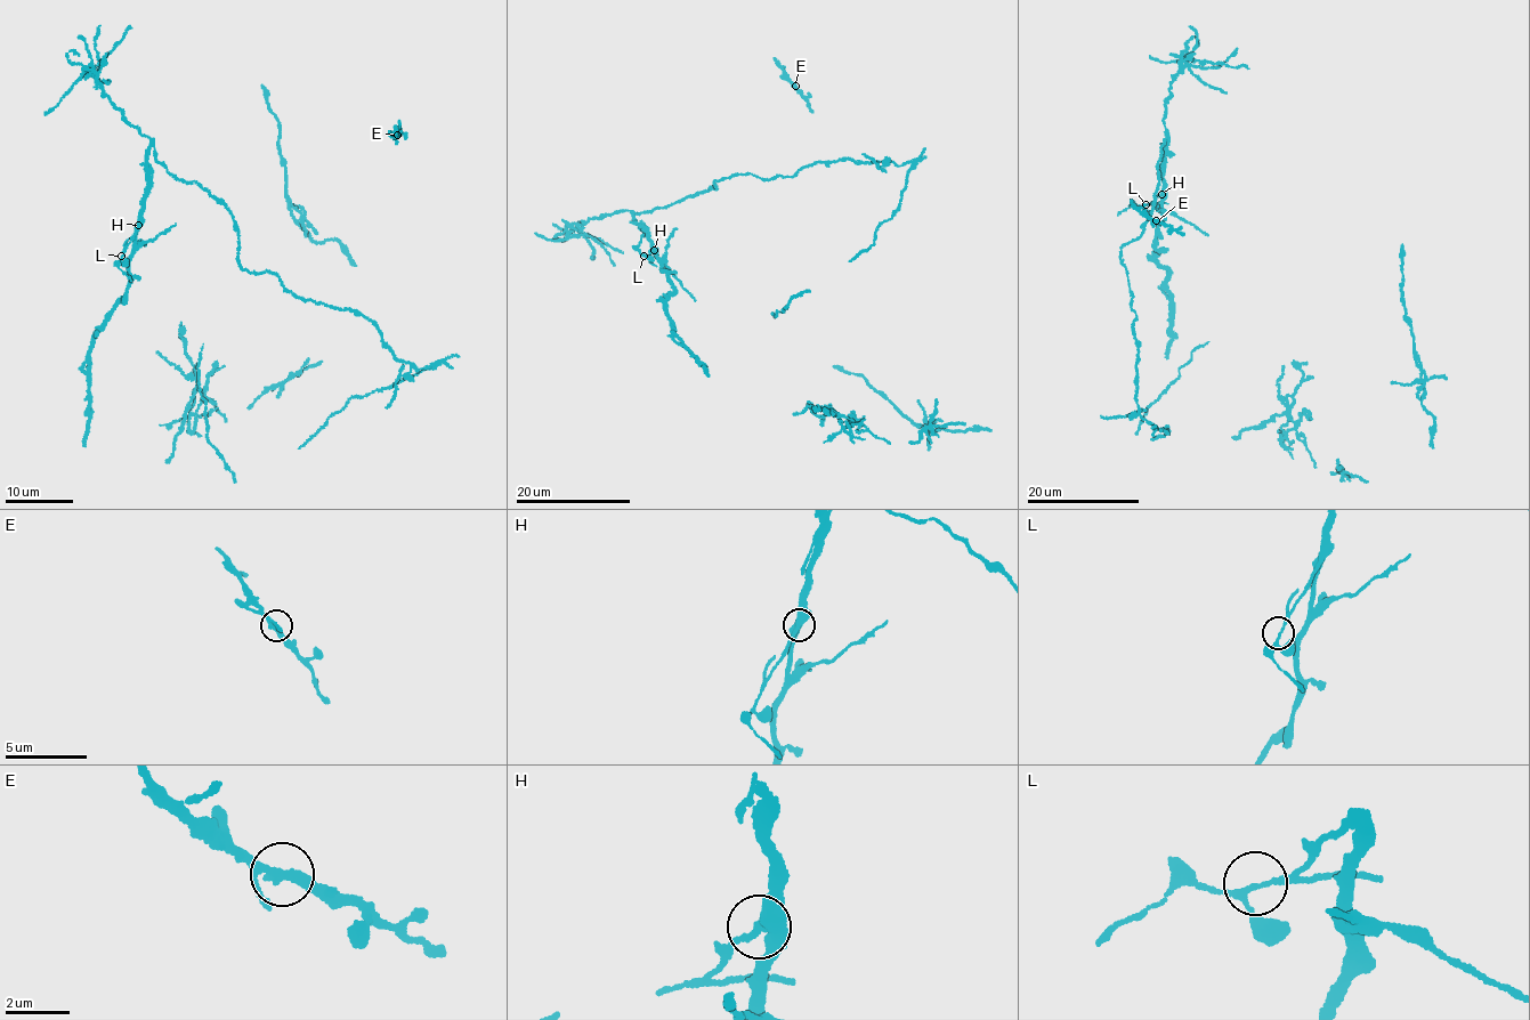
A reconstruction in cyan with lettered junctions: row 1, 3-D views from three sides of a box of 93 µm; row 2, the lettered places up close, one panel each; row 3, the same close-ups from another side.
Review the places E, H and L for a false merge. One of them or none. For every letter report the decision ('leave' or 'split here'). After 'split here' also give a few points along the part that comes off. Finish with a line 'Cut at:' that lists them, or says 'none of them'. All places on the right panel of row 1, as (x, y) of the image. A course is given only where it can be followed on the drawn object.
E: leave
H: split here
L: leave
Cut at: H

